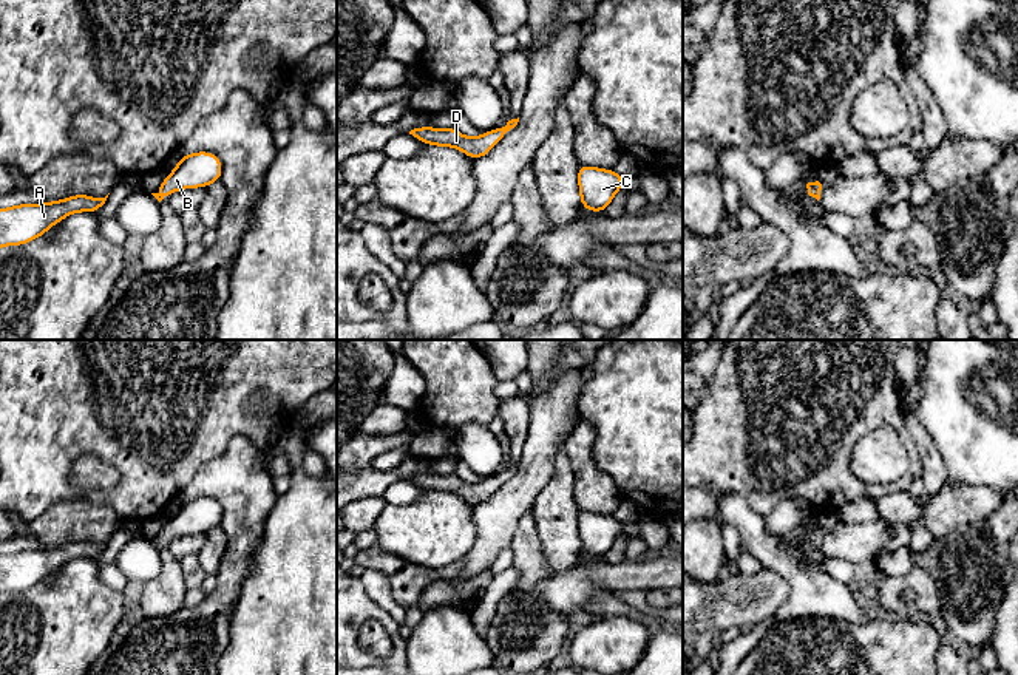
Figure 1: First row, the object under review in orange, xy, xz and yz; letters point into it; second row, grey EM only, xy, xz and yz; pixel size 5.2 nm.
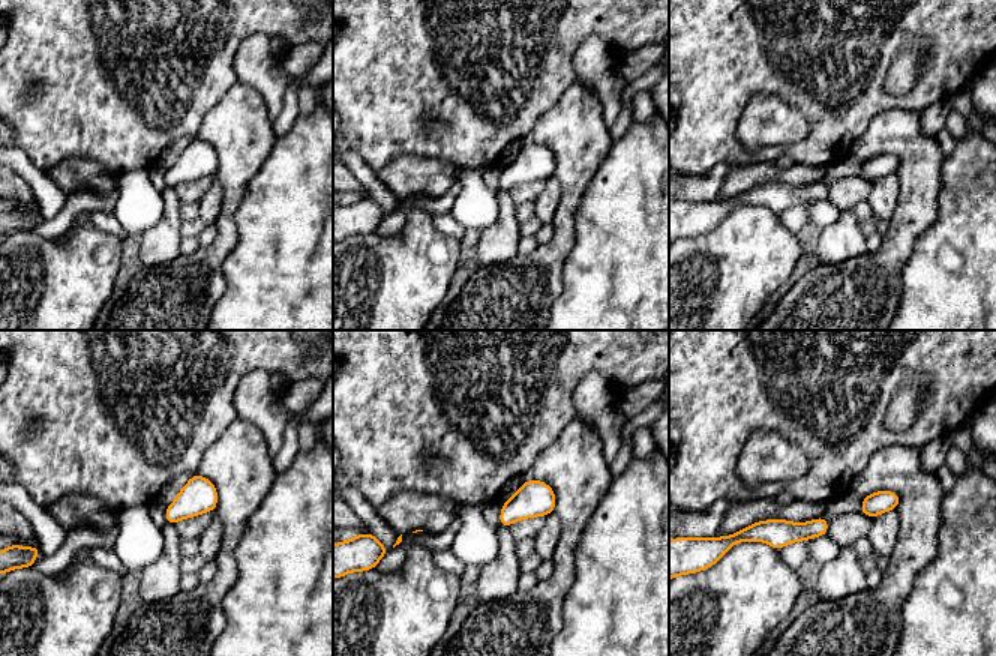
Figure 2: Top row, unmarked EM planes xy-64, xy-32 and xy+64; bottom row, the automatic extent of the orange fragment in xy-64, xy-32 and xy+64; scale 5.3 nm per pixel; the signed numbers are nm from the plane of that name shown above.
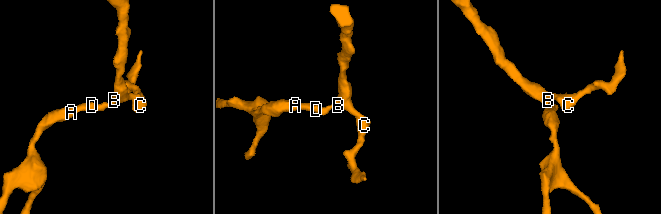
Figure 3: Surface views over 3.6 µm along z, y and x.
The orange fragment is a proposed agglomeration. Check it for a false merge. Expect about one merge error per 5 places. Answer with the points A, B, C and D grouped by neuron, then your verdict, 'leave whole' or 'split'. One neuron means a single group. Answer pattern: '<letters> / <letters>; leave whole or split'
A B C D; leave whole

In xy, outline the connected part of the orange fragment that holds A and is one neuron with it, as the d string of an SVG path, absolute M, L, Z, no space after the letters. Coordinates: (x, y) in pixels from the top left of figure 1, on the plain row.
M74 541L62 547L0 555L0 593L31 589L71 559L94 559L105 550L107 544L108 541L105 544Z

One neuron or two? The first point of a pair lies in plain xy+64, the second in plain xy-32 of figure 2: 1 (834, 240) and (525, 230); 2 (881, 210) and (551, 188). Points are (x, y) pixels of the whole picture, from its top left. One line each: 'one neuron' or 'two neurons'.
1: two neurons
2: one neuron

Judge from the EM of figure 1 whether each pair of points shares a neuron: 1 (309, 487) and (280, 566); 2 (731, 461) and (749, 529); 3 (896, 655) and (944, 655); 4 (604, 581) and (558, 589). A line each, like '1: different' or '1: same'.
1: same
2: different
3: different
4: same

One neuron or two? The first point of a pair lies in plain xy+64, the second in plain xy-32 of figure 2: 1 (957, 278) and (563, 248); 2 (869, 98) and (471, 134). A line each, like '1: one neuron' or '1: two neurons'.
1: two neurons
2: one neuron

